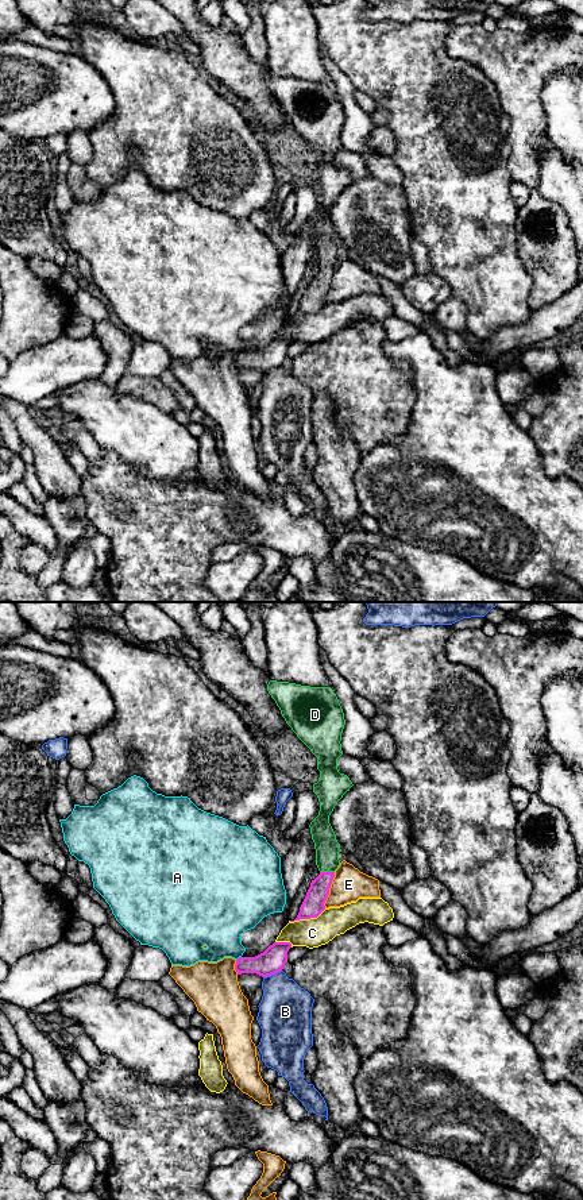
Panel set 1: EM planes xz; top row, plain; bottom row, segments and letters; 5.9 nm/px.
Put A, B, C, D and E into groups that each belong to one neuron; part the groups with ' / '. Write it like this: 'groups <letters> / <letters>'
groups A / B / C / D / E

